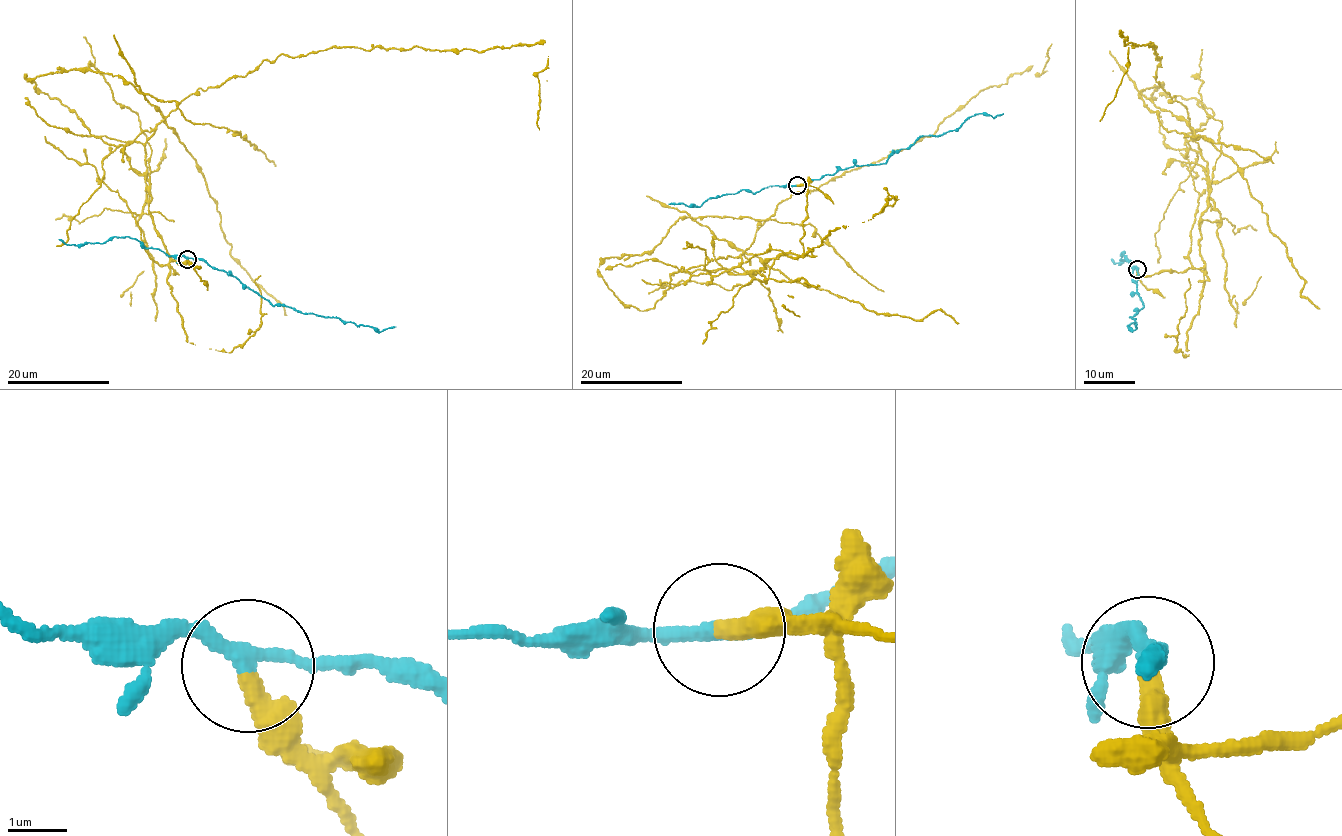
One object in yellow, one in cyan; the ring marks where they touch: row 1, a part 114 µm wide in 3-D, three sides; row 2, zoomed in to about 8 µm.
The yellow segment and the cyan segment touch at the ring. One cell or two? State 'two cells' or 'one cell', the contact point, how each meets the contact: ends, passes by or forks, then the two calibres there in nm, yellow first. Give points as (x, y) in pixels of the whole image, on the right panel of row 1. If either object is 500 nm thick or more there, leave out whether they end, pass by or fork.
two cells; at (1137, 269); yellow ends there; cyan passes by; 400 nm thick on the yellow side, 240 nm on the other

